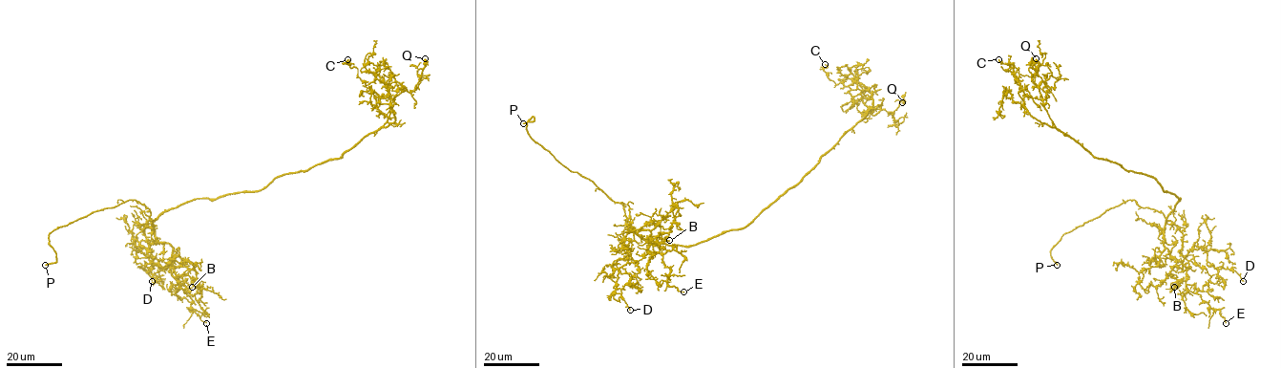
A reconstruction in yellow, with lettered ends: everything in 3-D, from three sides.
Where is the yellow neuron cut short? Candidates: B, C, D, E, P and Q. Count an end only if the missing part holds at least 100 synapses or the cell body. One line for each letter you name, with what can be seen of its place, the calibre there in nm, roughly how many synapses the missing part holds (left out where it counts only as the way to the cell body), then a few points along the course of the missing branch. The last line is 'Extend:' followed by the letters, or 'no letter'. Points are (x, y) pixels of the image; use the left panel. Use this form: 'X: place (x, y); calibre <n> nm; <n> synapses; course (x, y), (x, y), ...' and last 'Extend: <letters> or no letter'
P: place (45, 265); calibre 280 nm; course (45, 265), (31, 264), (8, 271)
Extend: P

